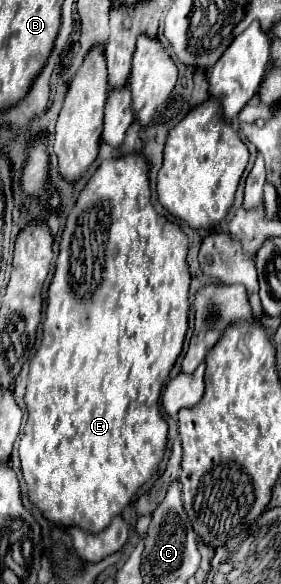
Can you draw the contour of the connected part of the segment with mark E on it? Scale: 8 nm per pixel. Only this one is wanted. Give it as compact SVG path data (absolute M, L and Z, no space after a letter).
M122 155L118 159L102 161L96 173L88 179L86 187L78 195L64 227L62 243L60 243L60 255L56 259L56 271L52 277L52 283L48 287L48 301L46 301L46 315L42 323L42 345L36 351L34 359L30 361L30 373L28 373L28 387L26 387L26 409L28 409L28 421L24 427L24 435L20 439L18 455L22 461L22 475L30 489L30 501L44 513L46 519L72 527L78 525L90 533L102 531L110 519L118 513L122 513L124 507L128 507L142 483L146 483L158 463L164 457L166 449L166 433L168 425L160 415L158 399L164 381L168 379L170 369L174 367L184 337L188 331L188 295L190 295L190 273L186 263L188 253L188 237L182 233L182 229L168 221L164 215L158 215L156 209L150 205L150 187L148 187L148 163L142 155Z

